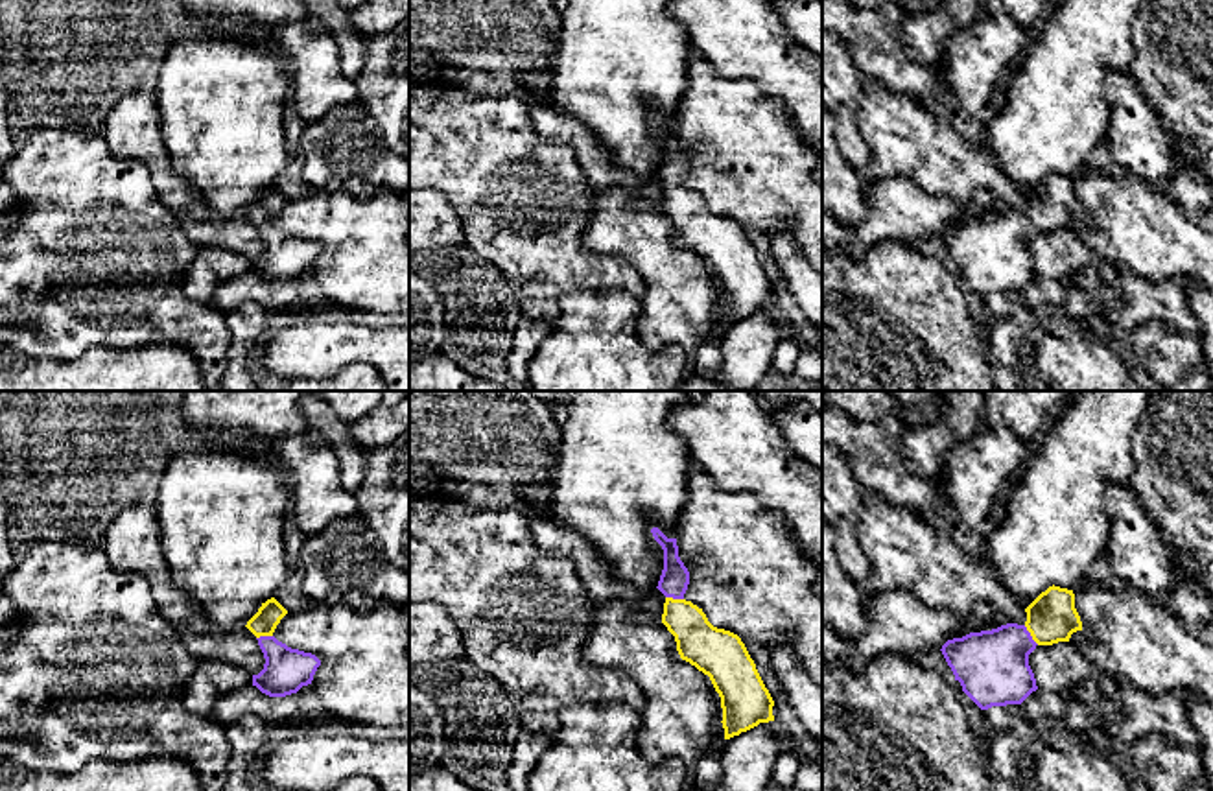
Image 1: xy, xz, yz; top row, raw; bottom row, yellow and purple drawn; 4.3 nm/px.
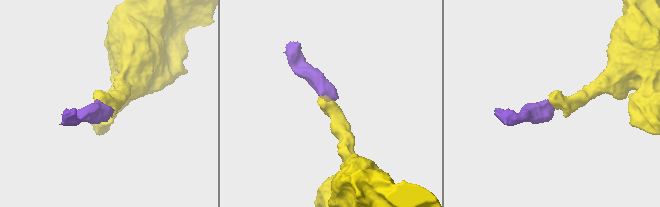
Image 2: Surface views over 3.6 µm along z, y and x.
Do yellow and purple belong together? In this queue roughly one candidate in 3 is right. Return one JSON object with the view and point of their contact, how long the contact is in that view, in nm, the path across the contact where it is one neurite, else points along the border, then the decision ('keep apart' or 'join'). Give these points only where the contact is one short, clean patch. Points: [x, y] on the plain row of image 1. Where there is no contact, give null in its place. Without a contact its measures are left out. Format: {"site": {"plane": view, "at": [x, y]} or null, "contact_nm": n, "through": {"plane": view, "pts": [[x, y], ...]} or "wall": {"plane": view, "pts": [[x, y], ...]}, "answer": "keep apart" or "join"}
{"site": {"plane": "yz", "at": [1031, 222]}, "contact_nm": 110, "through": {"plane": "yz", "pts": [[1051, 205], [1031, 222], [1018, 227], [992, 253]]}, "answer": "join"}

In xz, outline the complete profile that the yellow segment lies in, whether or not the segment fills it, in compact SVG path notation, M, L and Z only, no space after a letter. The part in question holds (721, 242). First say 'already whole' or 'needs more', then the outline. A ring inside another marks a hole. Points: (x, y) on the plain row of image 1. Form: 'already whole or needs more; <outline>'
needs more; M651 116L664 136L658 177L665 183L662 210L675 223L682 247L710 264L721 284L724 326L760 310L774 308L774 288L741 225L713 214L702 195L684 186L689 159L678 144L677 125Z

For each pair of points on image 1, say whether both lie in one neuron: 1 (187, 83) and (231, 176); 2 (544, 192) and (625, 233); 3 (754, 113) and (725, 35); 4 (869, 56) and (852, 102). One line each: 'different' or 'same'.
1: same
2: different
3: different
4: different

